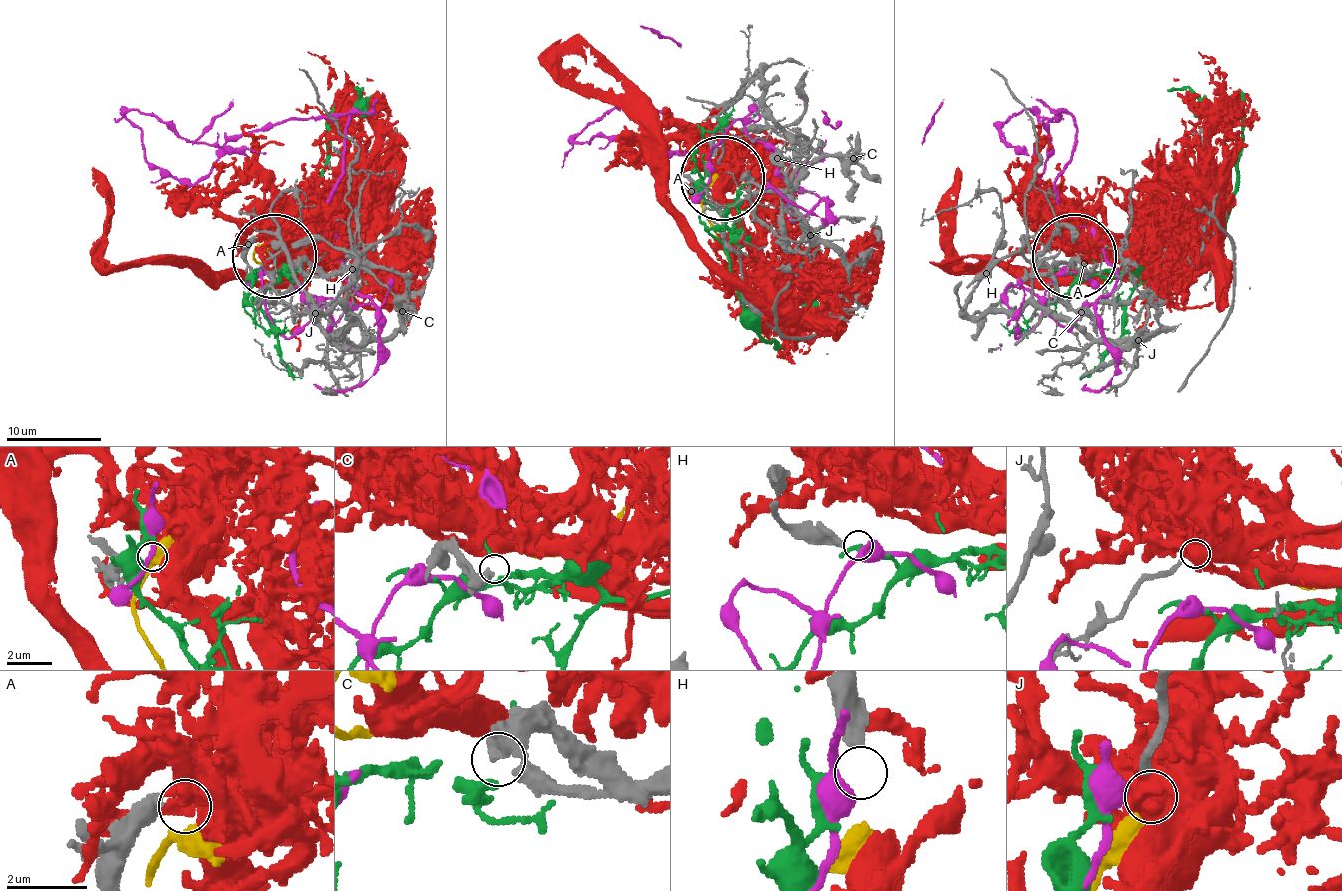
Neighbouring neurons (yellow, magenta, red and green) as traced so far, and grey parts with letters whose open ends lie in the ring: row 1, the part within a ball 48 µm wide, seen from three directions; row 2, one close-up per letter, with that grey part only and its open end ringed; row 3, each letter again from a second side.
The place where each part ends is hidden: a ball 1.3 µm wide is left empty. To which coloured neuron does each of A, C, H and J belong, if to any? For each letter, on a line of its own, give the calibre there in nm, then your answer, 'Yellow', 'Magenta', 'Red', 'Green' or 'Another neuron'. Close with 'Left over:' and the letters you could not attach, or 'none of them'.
A: Thickness 550 nm. Red
C: Thickness 460 nm. Another neuron
H: Thickness 400 nm. Another neuron
J: Thickness 200 nm. Yellow
Left over: C, H

